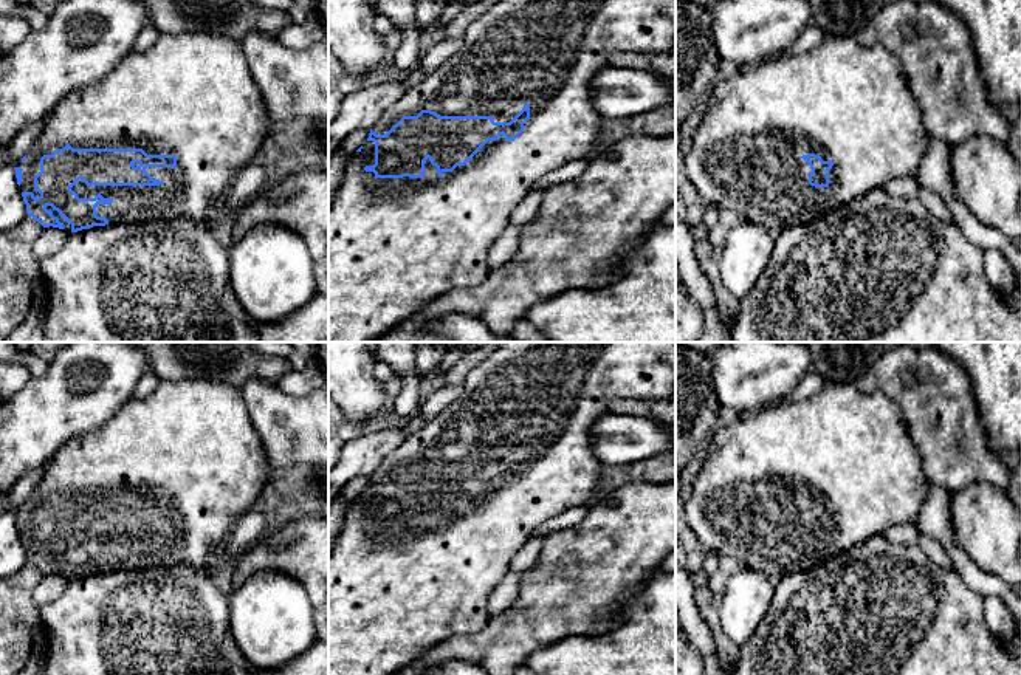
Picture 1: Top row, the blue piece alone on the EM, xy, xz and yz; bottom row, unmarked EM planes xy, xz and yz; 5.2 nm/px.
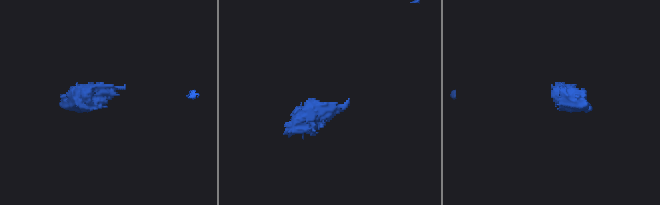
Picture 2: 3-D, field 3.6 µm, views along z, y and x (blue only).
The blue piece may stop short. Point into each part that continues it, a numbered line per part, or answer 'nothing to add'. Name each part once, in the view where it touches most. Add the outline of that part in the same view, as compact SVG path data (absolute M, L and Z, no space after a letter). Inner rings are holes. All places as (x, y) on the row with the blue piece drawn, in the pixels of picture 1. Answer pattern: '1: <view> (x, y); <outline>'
1: xy (191, 95); M206 31L164 33L149 50L133 51L124 57L101 81L65 96L43 119L43 127L37 141L26 152L26 159L17 161L14 167L22 170L20 190L33 192L39 198L40 194L34 190L34 176L40 172L40 158L67 144L73 149L143 149L147 155L175 155L175 167L146 169L153 180L161 181L160 186L87 186L79 180L71 190L79 198L95 198L98 194L112 198L112 204L96 206L96 215L105 217L108 224L175 217L205 221L208 211L228 194L237 173L253 161L263 146L270 122L240 42Z

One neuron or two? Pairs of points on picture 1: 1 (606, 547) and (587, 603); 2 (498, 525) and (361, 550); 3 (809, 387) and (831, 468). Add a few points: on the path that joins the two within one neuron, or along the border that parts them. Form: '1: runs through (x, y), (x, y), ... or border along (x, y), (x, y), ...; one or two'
1: runs through (601, 561), (587, 575), (587, 589); one
2: runs through (464, 525), (442, 528), (420, 548), (395, 548); one
3: border along (828, 383), (818, 392), (787, 403); two

